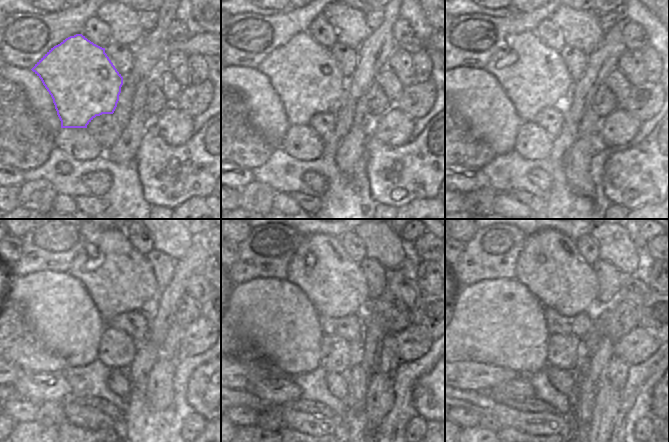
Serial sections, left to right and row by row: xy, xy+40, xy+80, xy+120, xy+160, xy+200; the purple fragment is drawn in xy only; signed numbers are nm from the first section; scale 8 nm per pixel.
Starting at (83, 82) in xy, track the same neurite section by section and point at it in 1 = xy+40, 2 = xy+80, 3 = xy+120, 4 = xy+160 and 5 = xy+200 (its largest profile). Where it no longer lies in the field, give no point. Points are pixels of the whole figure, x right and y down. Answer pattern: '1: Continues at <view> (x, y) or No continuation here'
1: Continues at xy+40 (304, 74)
2: Continues at xy+80 (533, 76)
3: Continues at xy+120 (110, 282)
4: Continues at xy+160 (336, 286)
5: Continues at xy+200 (545, 267).

